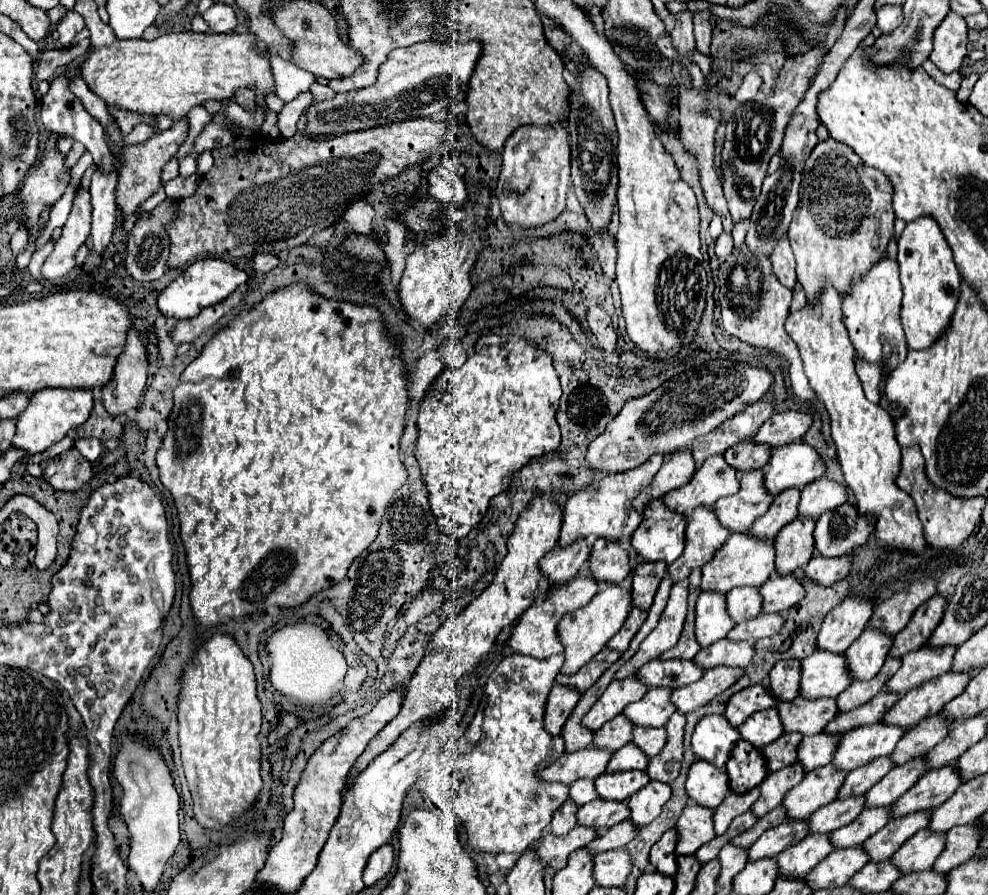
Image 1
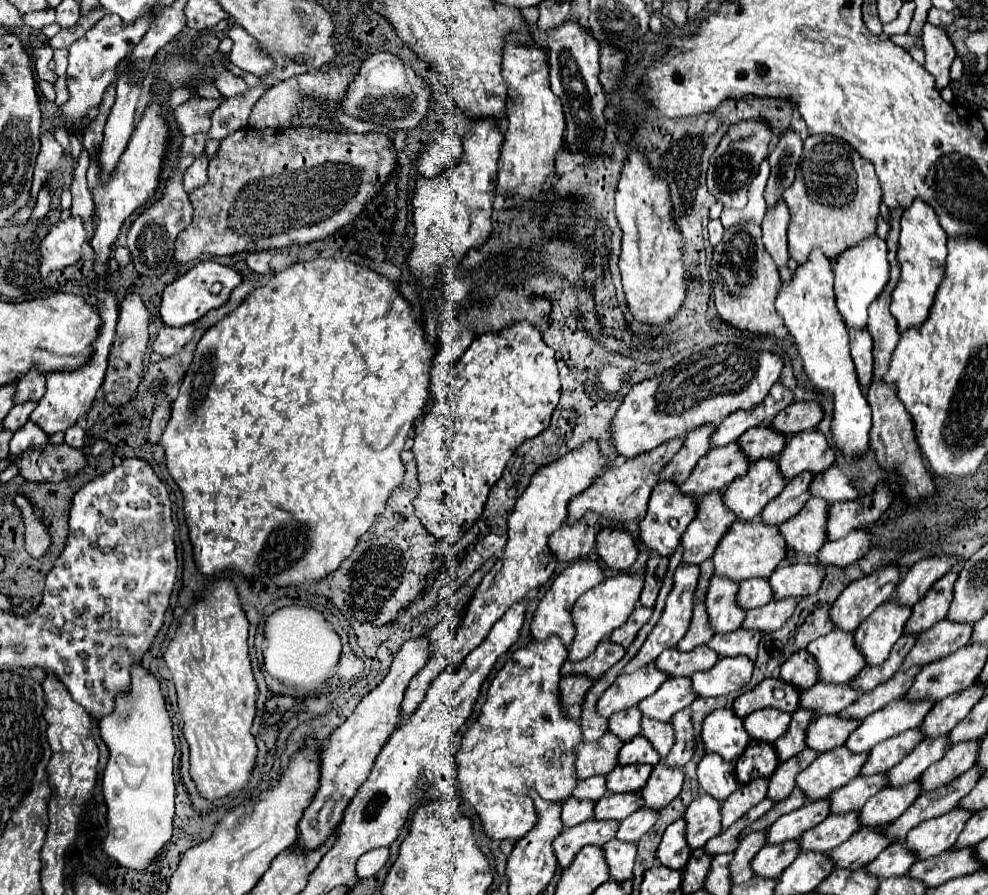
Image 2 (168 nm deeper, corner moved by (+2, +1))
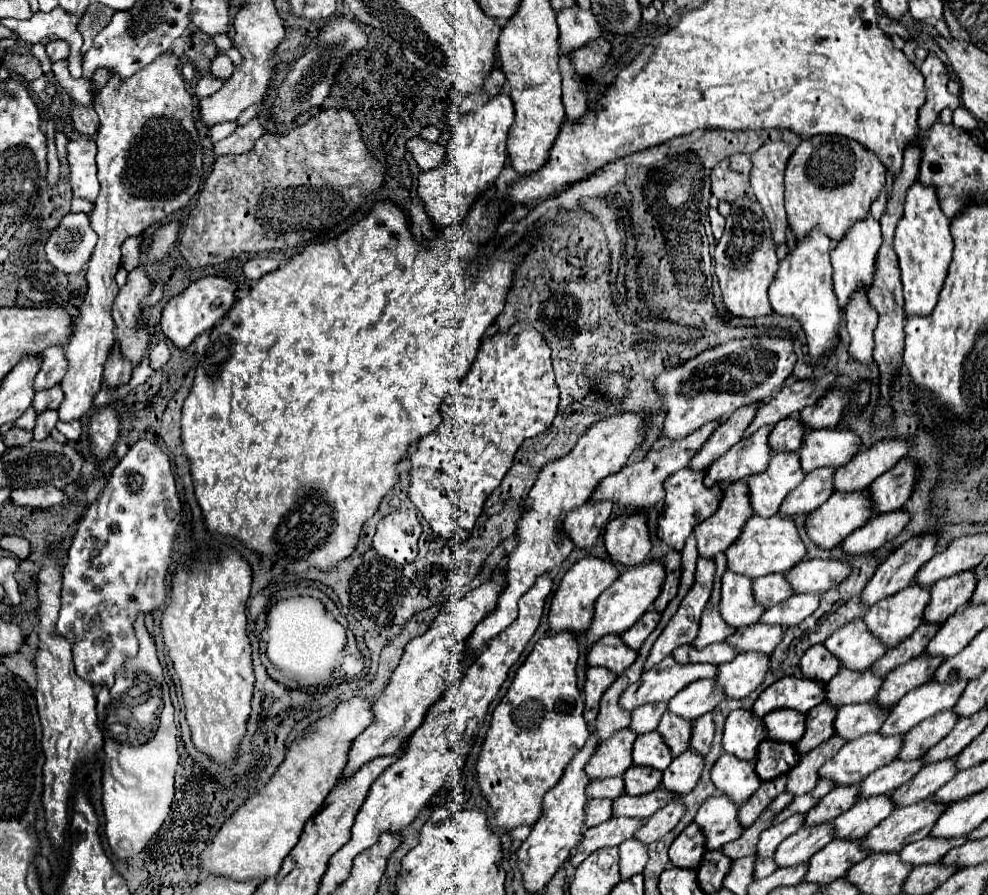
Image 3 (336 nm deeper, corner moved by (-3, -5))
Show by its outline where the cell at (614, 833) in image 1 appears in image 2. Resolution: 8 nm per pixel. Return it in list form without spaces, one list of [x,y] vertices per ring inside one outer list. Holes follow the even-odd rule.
[[[640,808],[638,812],[630,814],[628,818],[620,822],[616,838],[626,840],[626,842],[638,842],[656,824],[656,820],[658,820],[658,810]]]

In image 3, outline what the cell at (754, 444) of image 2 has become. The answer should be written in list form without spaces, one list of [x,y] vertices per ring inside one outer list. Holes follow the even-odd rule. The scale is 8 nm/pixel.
[[[795,418],[783,420],[773,426],[773,430],[769,434],[769,446],[775,452],[783,452],[783,450],[795,452],[795,450],[799,450],[801,442],[803,442],[801,440],[803,432],[805,432],[805,426],[801,426],[799,420],[795,420]]]

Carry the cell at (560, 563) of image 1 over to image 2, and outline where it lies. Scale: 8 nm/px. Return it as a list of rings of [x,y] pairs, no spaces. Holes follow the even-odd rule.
[[[586,512],[586,516],[582,516],[582,520],[574,522],[572,526],[562,524],[562,528],[548,538],[548,546],[554,552],[554,556],[560,562],[584,558],[594,548],[596,522],[598,516],[594,516],[594,512]]]

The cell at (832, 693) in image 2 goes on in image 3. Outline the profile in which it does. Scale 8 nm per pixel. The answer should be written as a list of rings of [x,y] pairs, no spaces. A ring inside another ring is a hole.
[[[839,670],[831,682],[825,684],[825,702],[835,708],[845,704],[865,704],[875,698],[881,688],[879,678],[869,670],[863,674],[851,674],[851,670]]]

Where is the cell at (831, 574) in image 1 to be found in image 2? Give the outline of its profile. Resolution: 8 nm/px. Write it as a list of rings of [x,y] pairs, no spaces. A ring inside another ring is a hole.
[[[854,530],[850,536],[844,536],[836,542],[826,542],[818,552],[818,564],[834,564],[834,566],[848,566],[858,562],[870,550],[870,534],[866,530]]]

